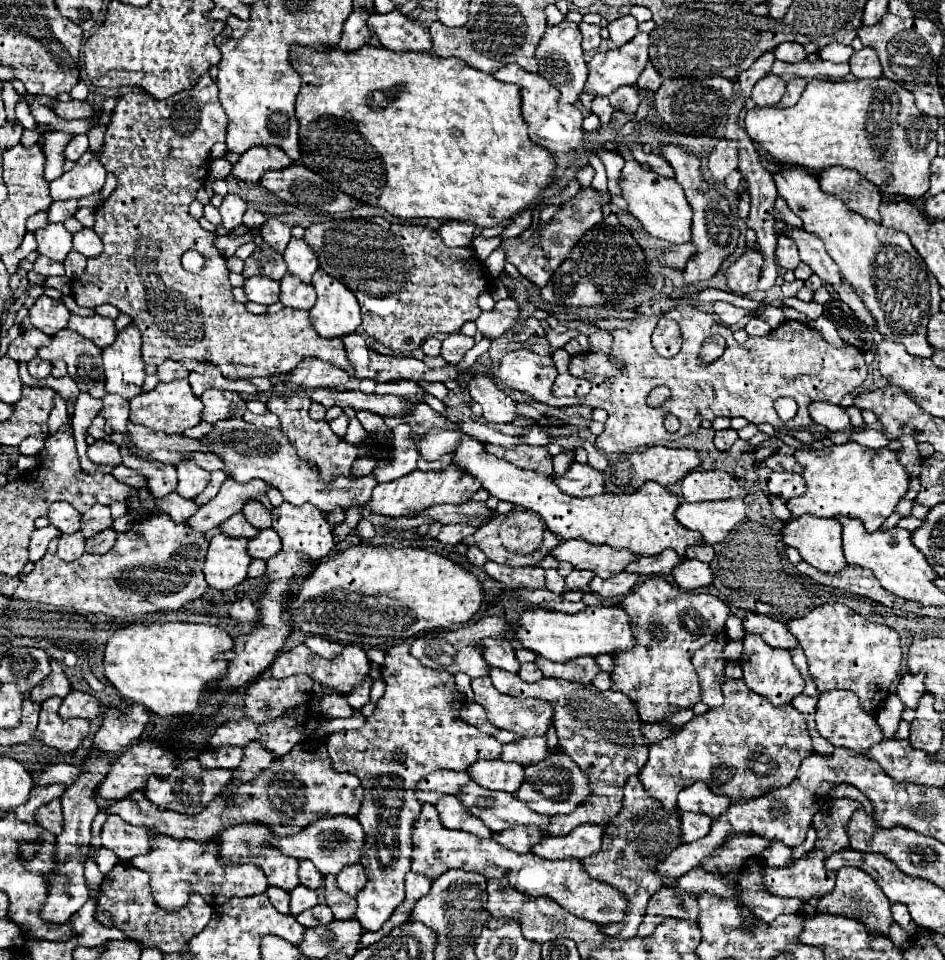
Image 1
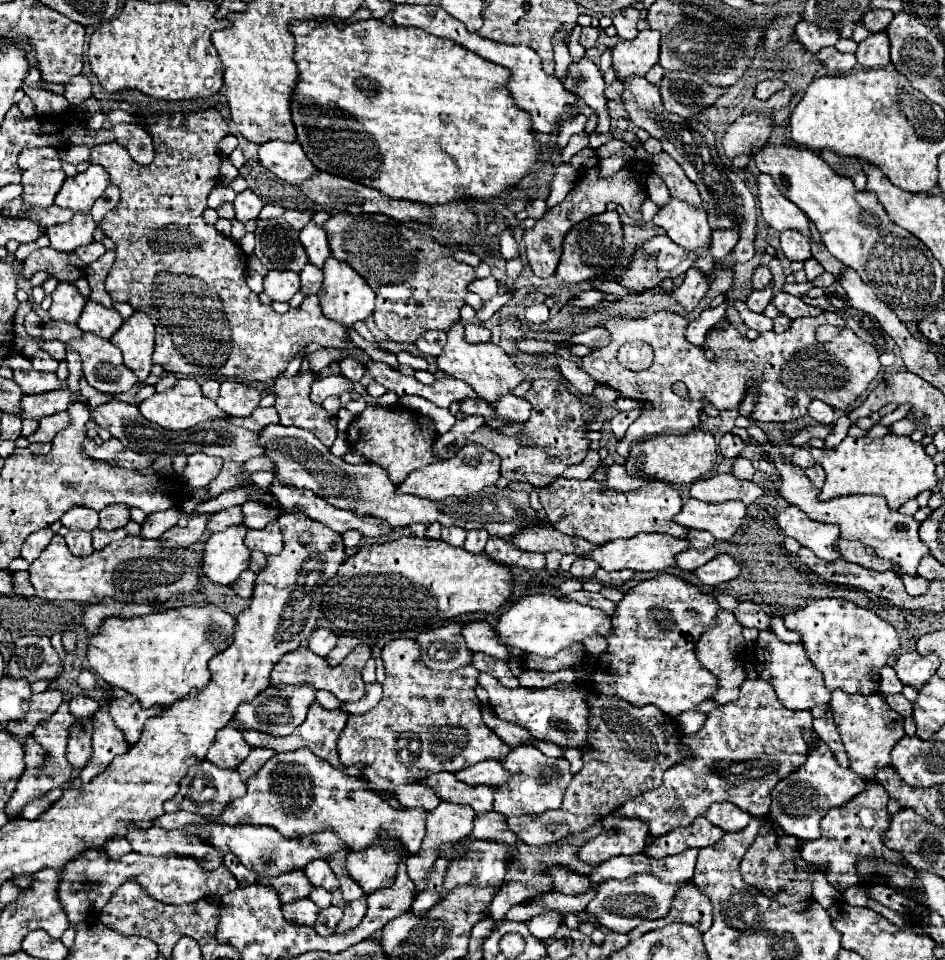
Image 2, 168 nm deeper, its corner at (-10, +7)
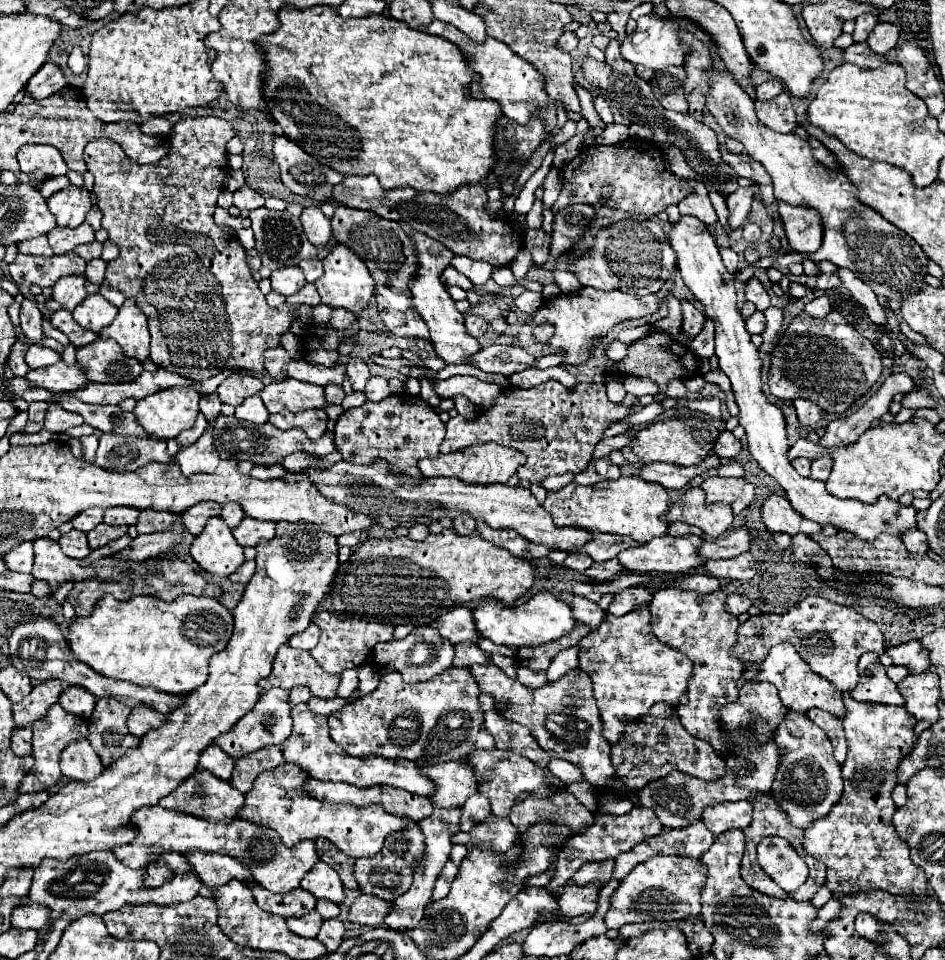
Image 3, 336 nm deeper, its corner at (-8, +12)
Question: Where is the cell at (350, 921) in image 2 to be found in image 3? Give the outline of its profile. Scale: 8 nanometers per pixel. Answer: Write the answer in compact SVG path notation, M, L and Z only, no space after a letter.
M362 894L350 906L348 918L350 918L350 922L356 922L360 926L374 928L374 926L380 926L384 922L388 912L390 912L390 902Z

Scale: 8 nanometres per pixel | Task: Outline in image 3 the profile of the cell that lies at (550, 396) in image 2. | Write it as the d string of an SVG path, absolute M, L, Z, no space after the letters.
M546 382L534 388L506 388L502 390L502 394L496 398L496 404L488 410L480 410L480 414L472 420L462 418L458 414L456 418L450 418L450 422L446 424L446 438L440 444L440 454L450 454L456 450L462 450L470 444L480 444L480 442L496 442L496 444L504 444L510 448L516 448L520 452L526 454L528 462L536 464L526 464L526 466L540 466L540 478L522 478L528 480L532 484L540 484L546 476L550 474L578 474L584 472L592 460L592 452L594 446L602 440L602 434L606 428L610 428L614 422L620 422L624 418L630 416L630 408L624 404L612 404L606 396L606 386L600 382L592 382L592 384L578 384L574 390L564 388L560 382Z

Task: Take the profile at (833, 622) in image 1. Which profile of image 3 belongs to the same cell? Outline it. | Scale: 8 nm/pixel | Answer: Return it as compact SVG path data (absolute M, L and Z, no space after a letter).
M820 596L804 598L792 610L792 614L750 616L744 624L738 626L736 638L738 640L732 646L732 654L740 658L744 672L750 668L760 670L766 658L764 654L768 654L772 646L780 642L790 642L812 672L820 674L822 678L830 678L830 682L842 692L848 692L858 684L858 660L864 652L882 654L886 650L884 636L874 622L860 616L854 608L838 606Z

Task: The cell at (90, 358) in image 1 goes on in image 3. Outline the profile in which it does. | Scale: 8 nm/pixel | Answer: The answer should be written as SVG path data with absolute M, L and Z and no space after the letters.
M98 340L90 346L76 350L78 364L84 366L90 382L122 384L134 382L142 374L142 362L122 354L122 348L114 340Z

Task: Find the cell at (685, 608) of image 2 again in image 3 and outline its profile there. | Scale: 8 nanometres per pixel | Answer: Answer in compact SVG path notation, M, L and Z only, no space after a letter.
M646 606L620 618L606 614L602 624L578 642L578 668L592 678L594 698L602 718L602 736L614 744L622 740L624 726L630 720L642 718L652 704L678 704L680 696L686 694L692 662L682 652L656 640Z

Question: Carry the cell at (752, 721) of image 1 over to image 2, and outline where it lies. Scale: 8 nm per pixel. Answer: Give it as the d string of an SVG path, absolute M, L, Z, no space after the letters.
M760 677L746 679L740 687L740 699L738 703L726 703L720 705L716 711L712 711L706 717L704 727L696 735L684 735L682 747L690 751L690 757L684 757L680 763L672 765L664 773L664 783L658 789L646 791L644 795L638 795L636 799L630 799L624 803L624 807L618 807L618 815L632 815L634 819L644 819L648 823L650 833L654 837L662 837L670 833L676 827L690 825L696 817L706 815L706 809L714 801L730 801L738 805L742 811L750 815L768 815L770 809L770 791L776 787L776 783L784 777L788 777L792 771L804 765L804 759L808 759L808 751L812 749L810 741L804 737L804 729L810 731L814 743L818 743L818 735L812 727L812 711L792 711L786 709L780 699L776 697L772 685Z

